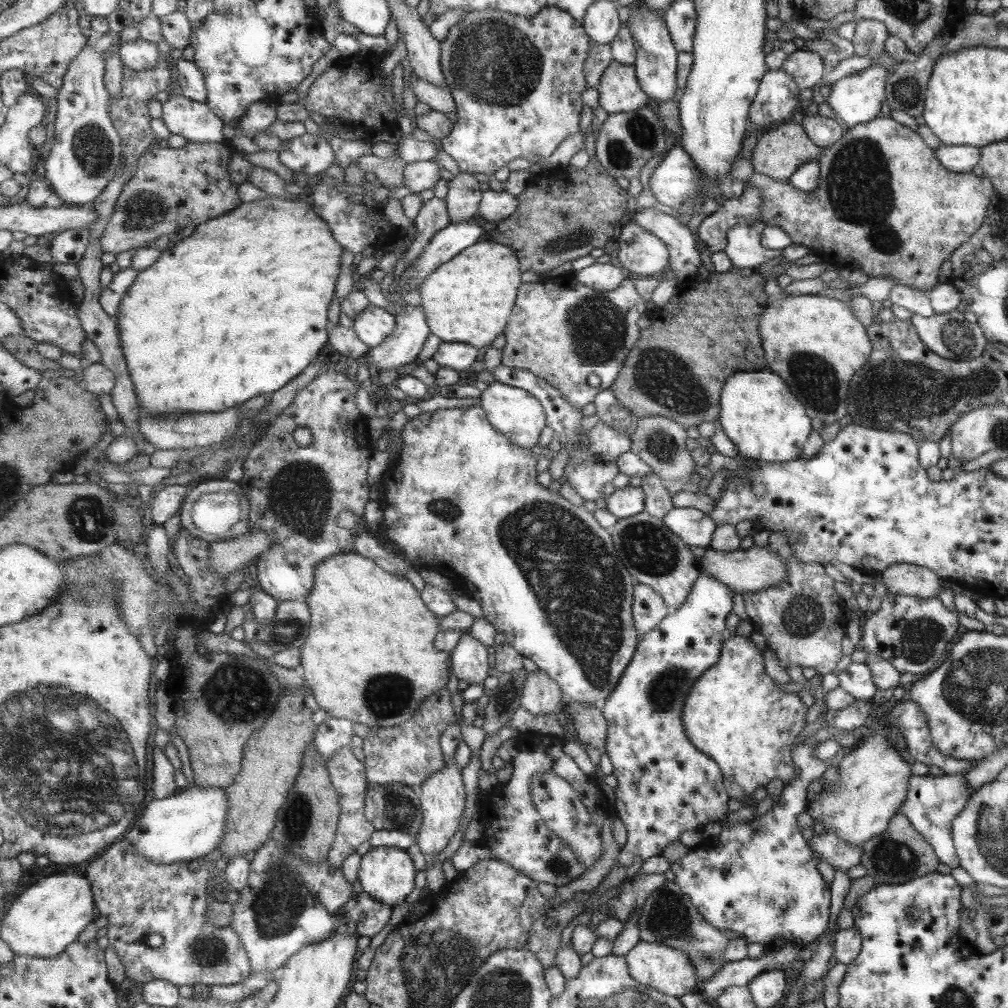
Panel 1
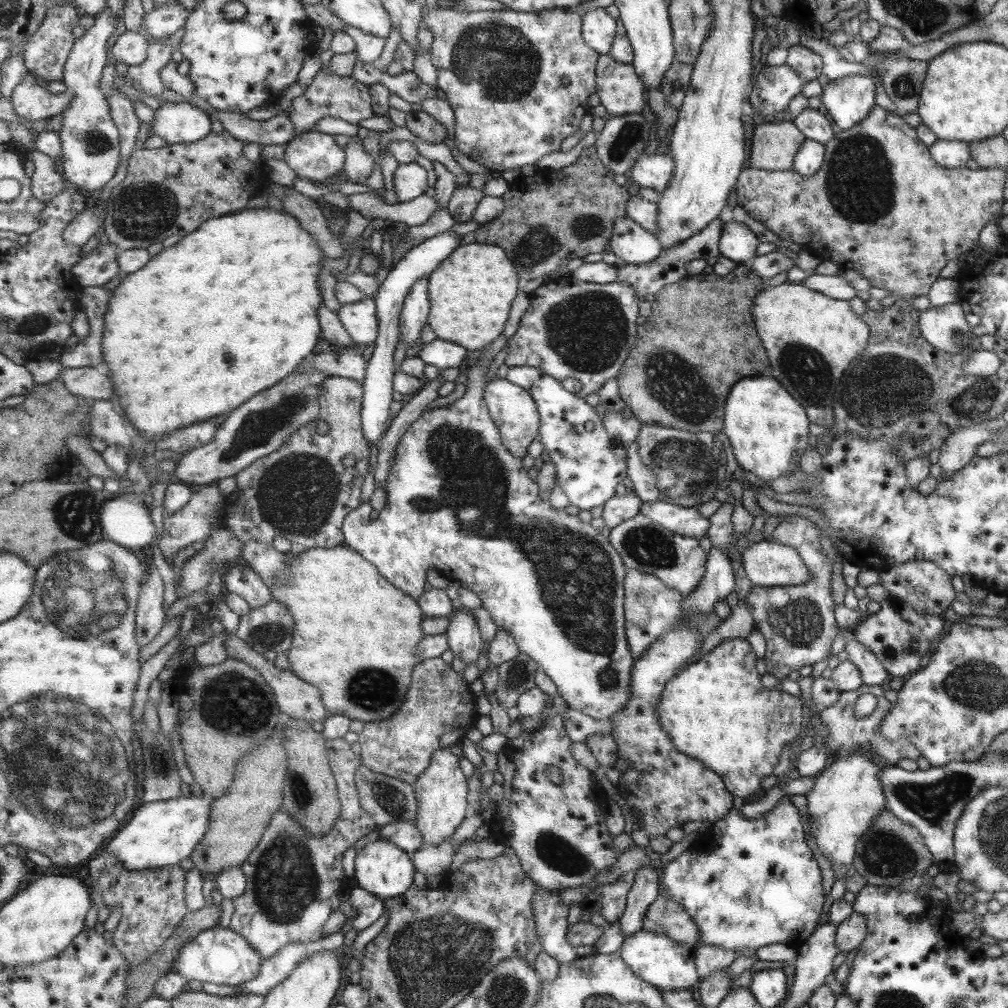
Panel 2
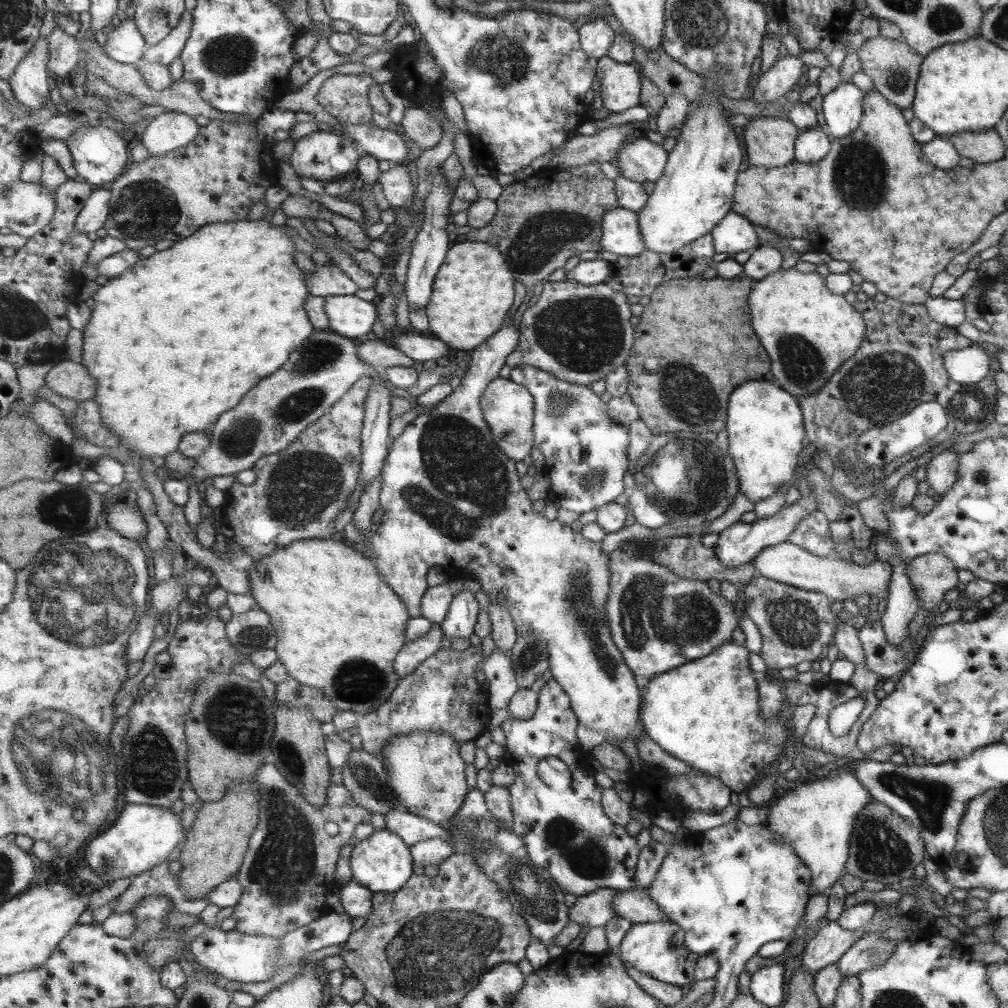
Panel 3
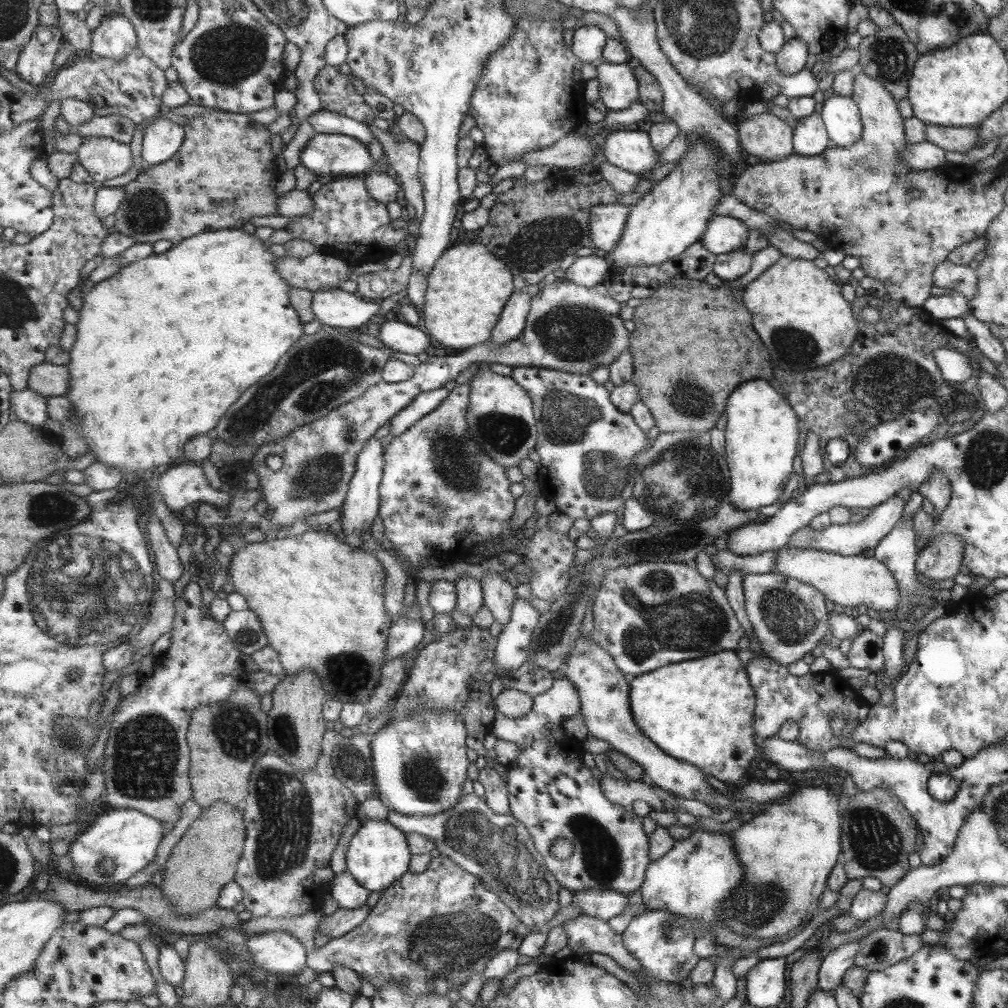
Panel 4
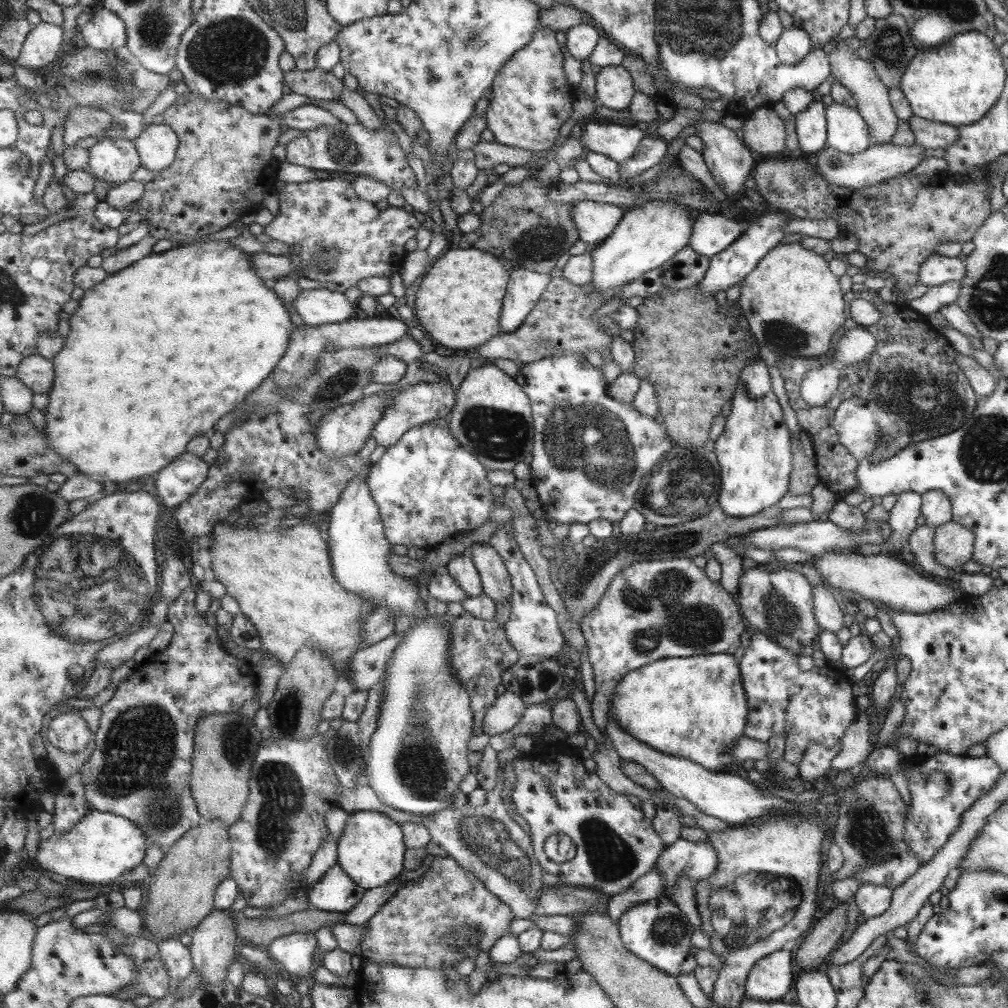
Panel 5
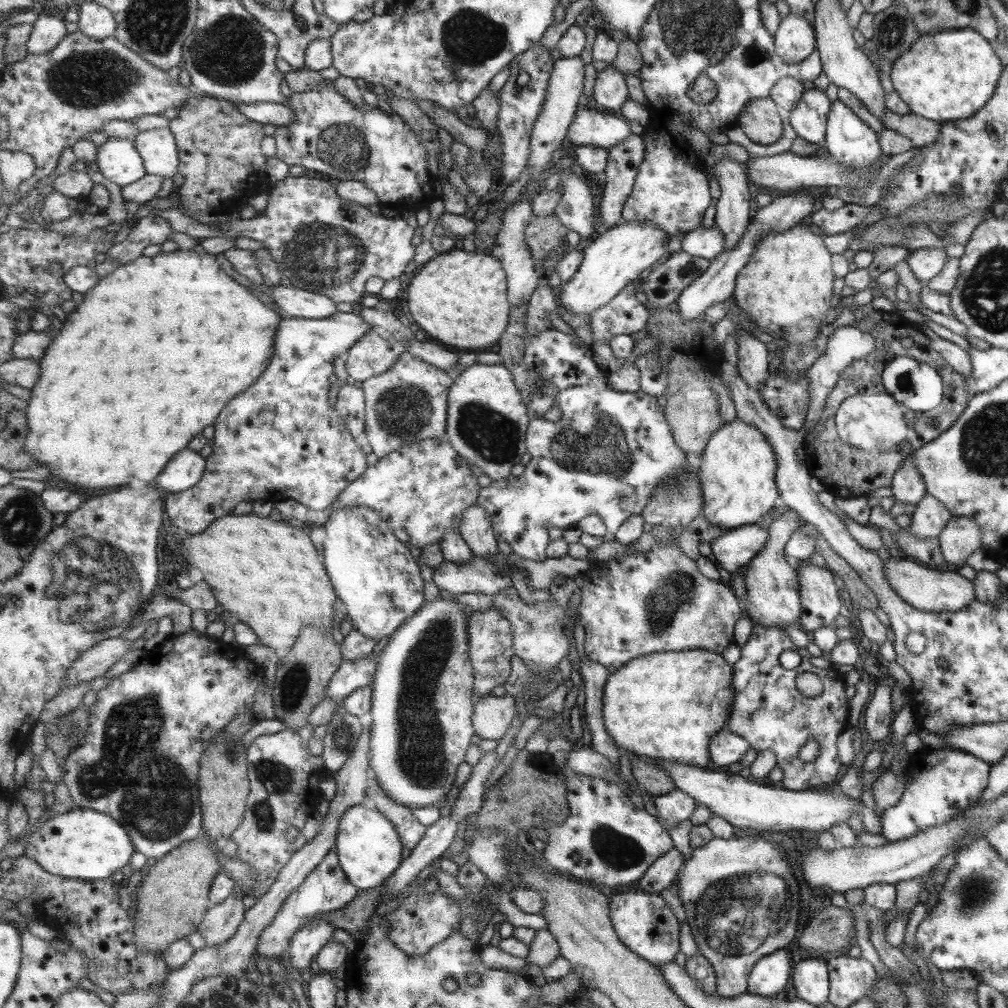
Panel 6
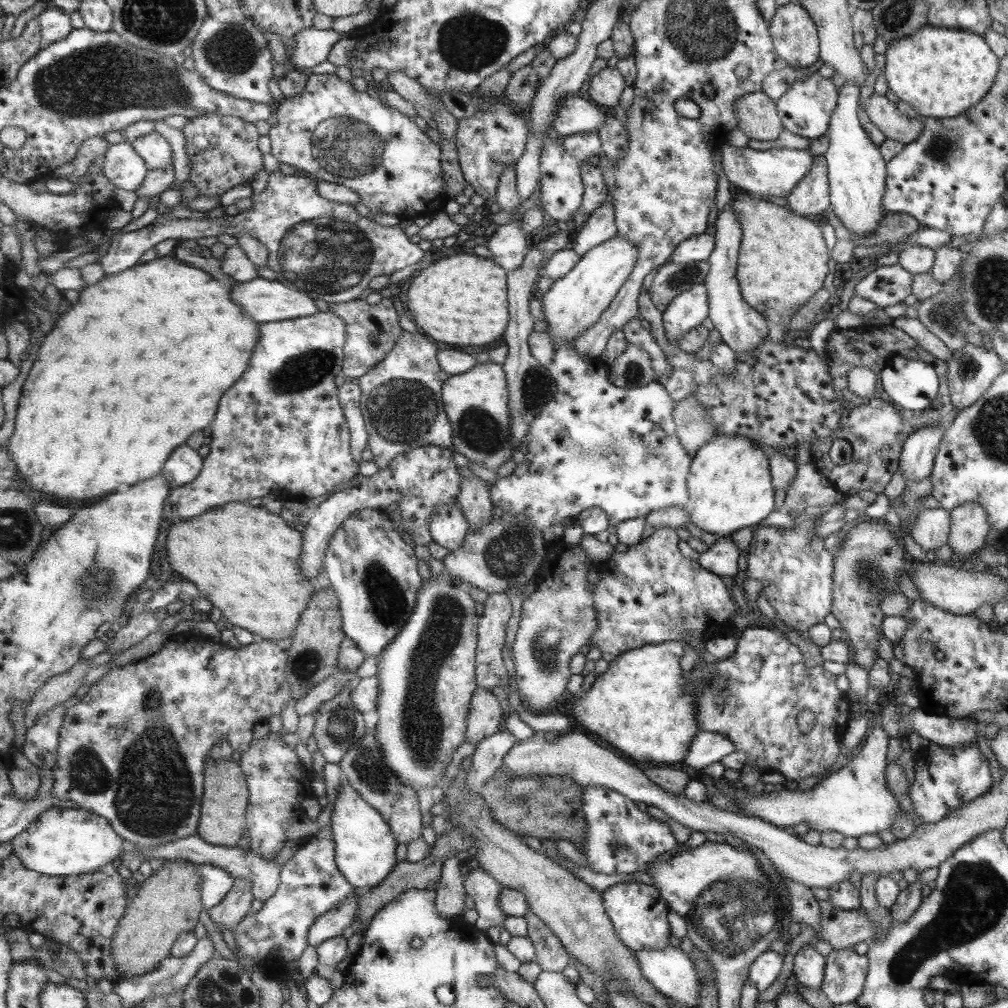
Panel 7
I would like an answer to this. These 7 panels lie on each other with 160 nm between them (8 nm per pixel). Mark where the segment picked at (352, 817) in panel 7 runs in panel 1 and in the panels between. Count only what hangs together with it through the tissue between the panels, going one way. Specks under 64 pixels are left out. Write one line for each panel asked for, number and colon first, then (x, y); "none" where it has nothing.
1: (387, 874)
2: (383, 868)
3: (383, 862)
4: (379, 854)
5: (371, 850)
6: (370, 849)

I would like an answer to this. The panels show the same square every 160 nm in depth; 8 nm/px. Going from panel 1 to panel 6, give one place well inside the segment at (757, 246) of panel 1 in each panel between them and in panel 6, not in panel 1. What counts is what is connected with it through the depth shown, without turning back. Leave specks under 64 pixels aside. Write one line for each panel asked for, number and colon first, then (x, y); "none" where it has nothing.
2: (737, 242)
3: (734, 233)
4: (723, 234)
5: (713, 232)
6: (704, 243)

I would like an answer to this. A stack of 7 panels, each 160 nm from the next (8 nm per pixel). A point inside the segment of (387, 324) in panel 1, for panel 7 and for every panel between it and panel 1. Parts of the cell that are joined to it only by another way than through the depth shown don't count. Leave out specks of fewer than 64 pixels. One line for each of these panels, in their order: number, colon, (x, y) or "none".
2: (361, 319)
3: (350, 316)
4: (339, 309)
5: (320, 305)
6: (297, 303)
7: (267, 301)

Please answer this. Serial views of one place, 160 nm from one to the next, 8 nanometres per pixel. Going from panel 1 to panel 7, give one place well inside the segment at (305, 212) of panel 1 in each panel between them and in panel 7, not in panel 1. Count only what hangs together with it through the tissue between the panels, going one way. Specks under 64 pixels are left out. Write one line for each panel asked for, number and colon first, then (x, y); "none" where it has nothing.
2: (205, 325)
3: (182, 337)
4: (163, 349)
5: (158, 353)
6: (107, 410)
7: (74, 438)

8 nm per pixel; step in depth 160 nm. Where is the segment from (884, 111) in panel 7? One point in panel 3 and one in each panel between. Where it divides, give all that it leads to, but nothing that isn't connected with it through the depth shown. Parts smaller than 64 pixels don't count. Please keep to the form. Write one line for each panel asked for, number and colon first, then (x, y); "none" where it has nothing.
3: (986, 146)
4: (956, 139)
5: (928, 134)
6: (920, 131)

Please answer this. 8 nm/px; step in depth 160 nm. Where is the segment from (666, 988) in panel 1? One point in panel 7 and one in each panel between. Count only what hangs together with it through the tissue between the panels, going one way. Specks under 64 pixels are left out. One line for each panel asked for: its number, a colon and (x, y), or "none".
2: (667, 964)
3: (658, 949)
4: (661, 942)
5: (655, 930)
6: (644, 924)
7: (638, 911)

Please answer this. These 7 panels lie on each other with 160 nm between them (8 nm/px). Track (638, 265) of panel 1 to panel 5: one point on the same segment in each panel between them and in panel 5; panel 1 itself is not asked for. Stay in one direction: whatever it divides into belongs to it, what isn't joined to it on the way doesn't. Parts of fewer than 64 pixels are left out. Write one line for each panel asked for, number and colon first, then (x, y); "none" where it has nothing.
2: (631, 243)
3: (621, 235)
4: (608, 222)
5: (596, 221)

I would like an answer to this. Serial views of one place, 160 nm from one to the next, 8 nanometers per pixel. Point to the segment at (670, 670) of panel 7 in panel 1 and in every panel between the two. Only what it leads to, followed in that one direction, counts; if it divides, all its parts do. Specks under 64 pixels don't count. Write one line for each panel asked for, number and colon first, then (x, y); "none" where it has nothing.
1: (733, 714)
2: (715, 710)
3: (705, 713)
4: (699, 711)
5: (695, 706)
6: (667, 705)

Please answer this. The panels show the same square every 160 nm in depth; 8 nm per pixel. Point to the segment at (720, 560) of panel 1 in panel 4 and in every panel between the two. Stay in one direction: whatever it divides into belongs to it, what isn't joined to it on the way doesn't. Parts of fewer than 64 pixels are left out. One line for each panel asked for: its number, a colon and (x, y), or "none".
2: (766, 563)
3: (787, 563)
4: (847, 581)

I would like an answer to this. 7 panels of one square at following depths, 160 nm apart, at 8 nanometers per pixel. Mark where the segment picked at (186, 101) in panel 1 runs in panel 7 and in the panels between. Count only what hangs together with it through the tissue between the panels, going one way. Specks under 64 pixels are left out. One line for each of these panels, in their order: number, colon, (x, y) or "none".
2: (176, 123)
3: (170, 131)
4: (163, 138)
5: (158, 146)
6: (159, 148)
7: (154, 148)

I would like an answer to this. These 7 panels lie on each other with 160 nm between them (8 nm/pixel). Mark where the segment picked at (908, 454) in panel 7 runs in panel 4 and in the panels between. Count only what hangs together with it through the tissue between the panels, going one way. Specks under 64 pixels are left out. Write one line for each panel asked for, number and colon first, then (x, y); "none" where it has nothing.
4: (897, 550)
5: (901, 520)
6: (907, 486)

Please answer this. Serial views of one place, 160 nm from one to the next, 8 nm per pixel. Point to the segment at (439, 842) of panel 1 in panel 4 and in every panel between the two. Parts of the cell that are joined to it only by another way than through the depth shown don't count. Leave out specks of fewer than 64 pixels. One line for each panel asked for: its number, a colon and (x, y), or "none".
2: (442, 790)
3: (426, 770)
4: (420, 761)

